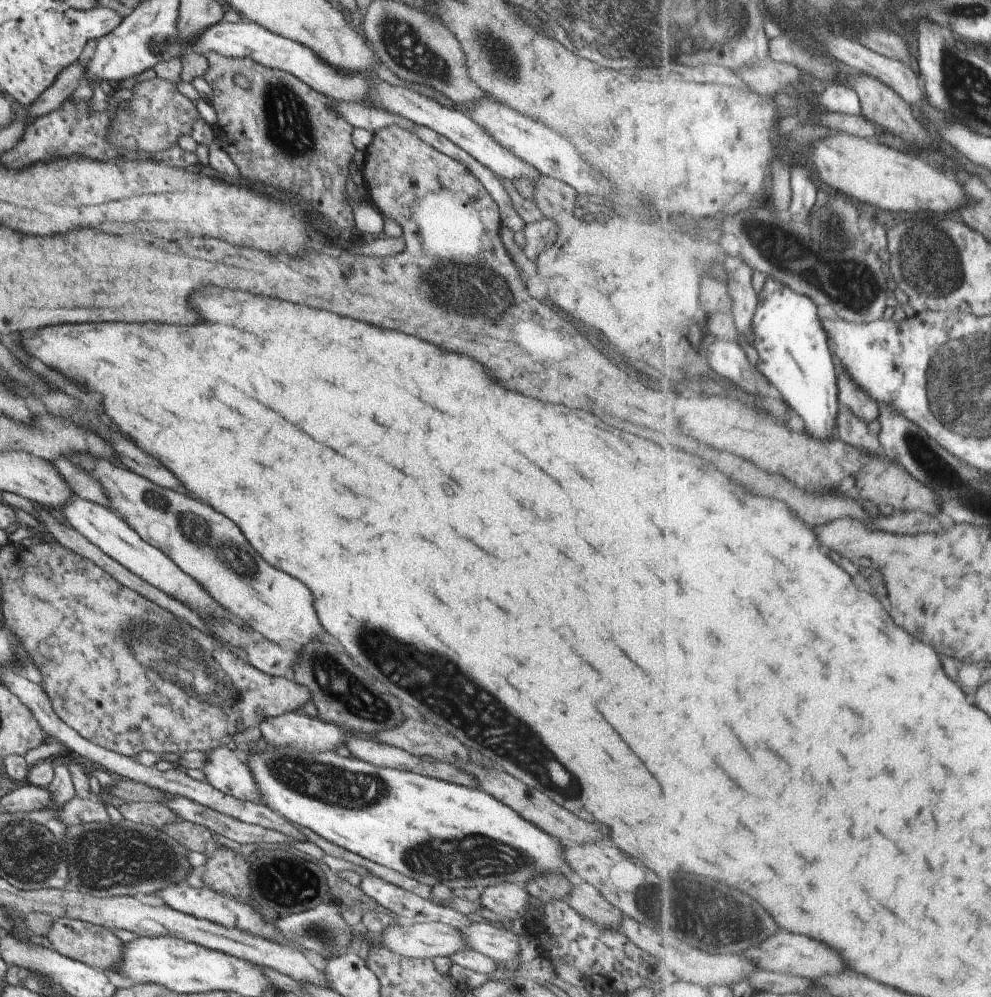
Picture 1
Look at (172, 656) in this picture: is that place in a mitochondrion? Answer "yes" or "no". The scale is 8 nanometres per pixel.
yes

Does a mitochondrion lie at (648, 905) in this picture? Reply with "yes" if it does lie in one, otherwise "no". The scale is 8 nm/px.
yes

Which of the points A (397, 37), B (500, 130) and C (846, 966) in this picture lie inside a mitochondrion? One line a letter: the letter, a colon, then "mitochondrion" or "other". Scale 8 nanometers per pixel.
A: mitochondrion
B: other
C: other

